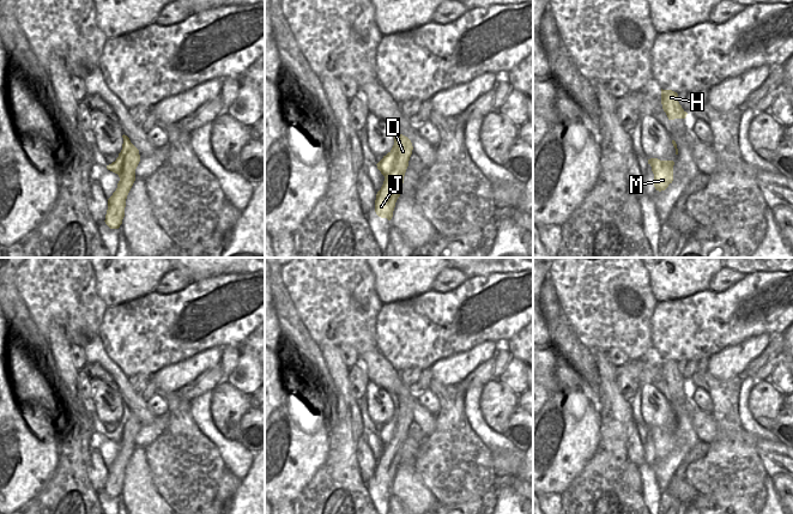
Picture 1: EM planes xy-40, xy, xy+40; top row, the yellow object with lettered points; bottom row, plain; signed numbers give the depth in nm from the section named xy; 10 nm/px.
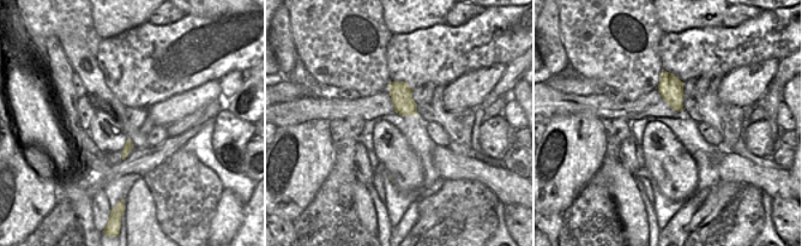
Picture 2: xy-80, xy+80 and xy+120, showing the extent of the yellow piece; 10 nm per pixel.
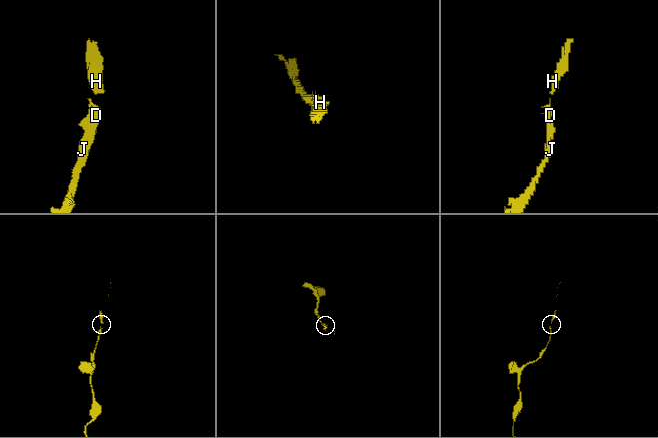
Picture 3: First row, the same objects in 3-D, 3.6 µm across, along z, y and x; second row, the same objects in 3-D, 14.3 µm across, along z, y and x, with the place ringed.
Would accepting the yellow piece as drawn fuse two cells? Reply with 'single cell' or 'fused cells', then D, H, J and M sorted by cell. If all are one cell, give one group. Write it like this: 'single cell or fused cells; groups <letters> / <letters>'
single cell; groups D H J M

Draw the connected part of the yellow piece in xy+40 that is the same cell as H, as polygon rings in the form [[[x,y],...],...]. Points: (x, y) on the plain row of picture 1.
[[[661,357],[661,373],[668,388],[685,387],[688,383],[678,370],[678,362],[672,358]]]

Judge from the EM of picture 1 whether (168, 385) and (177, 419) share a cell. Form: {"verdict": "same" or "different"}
{"verdict": "different"}

